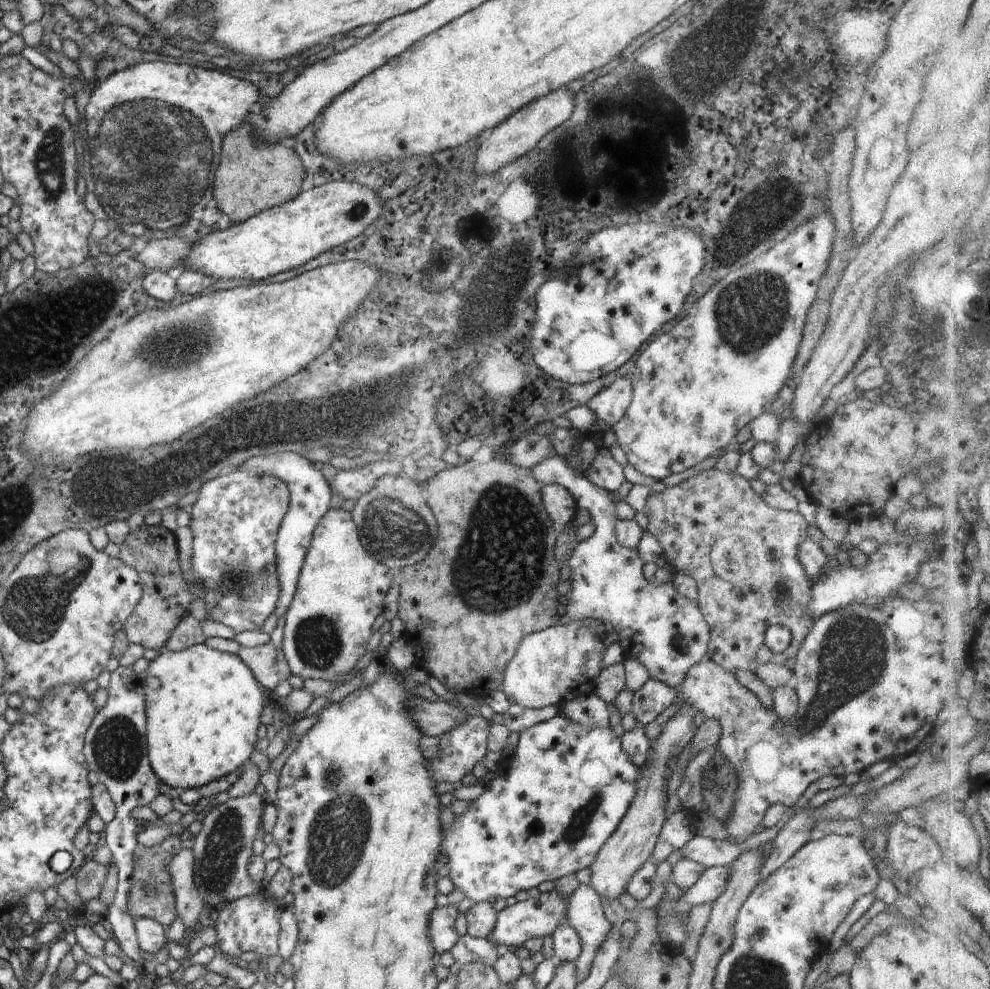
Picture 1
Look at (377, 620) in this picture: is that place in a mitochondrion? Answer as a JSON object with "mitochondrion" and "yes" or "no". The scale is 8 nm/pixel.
{"mitochondrion":"no"}

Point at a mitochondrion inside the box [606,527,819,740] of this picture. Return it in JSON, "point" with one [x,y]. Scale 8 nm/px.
{"point":[779,596]}

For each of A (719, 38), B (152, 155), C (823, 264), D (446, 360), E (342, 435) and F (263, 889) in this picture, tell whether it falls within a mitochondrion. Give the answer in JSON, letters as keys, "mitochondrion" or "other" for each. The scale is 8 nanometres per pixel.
{"A":"mitochondrion","B":"mitochondrion","C":"other","D":"mitochondrion","E":"mitochondrion","F":"other"}

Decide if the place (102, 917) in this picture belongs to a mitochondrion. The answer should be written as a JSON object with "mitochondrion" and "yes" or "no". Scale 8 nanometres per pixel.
{"mitochondrion":"no"}

